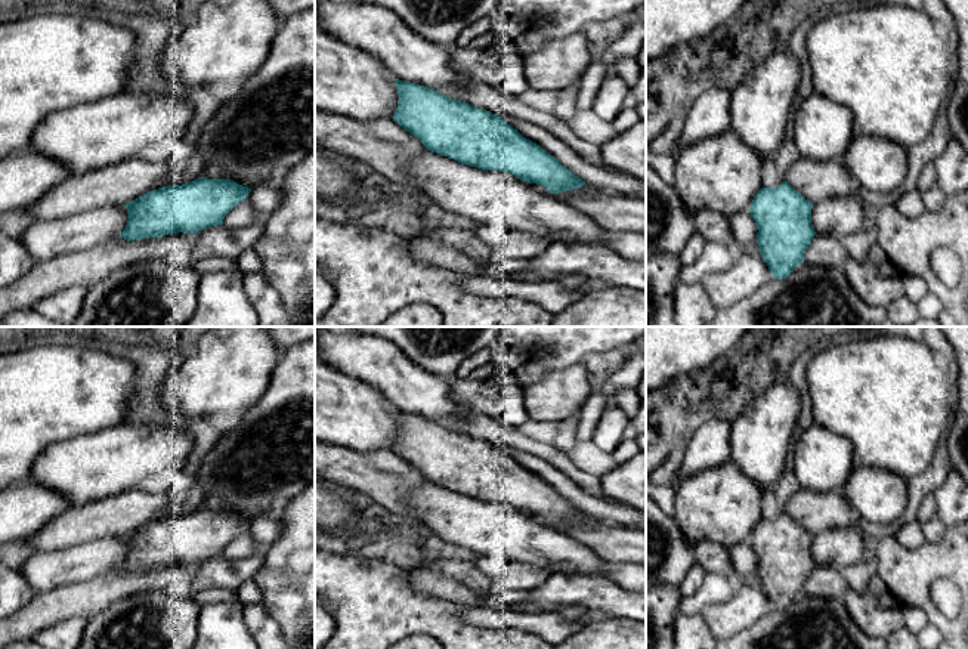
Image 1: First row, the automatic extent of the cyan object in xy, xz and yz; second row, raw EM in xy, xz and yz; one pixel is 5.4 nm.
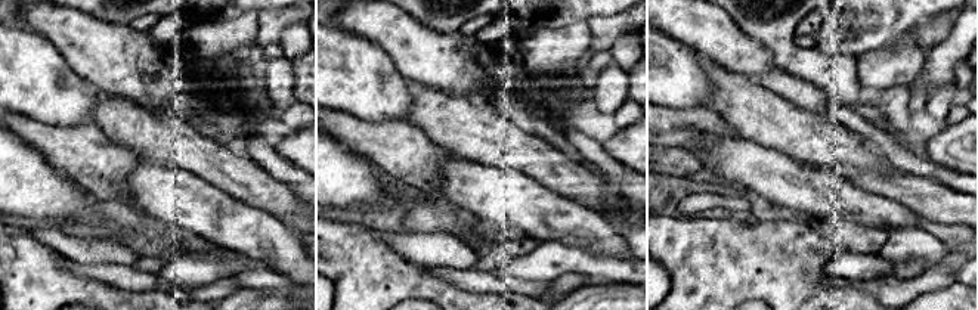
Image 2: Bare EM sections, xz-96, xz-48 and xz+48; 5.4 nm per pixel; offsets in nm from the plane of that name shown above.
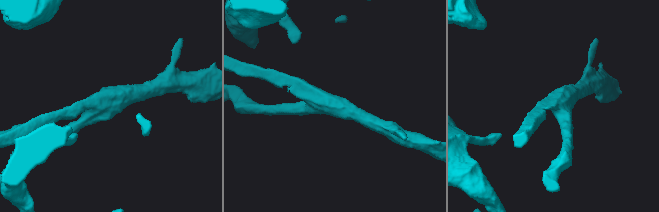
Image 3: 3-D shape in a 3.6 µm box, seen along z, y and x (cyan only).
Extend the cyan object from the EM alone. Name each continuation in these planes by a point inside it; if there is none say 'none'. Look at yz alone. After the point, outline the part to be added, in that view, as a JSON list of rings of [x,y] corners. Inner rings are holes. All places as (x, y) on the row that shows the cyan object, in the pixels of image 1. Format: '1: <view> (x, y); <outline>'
1: yz (825, 250); [[[816,234],[804,253],[804,262],[810,266],[842,266],[848,254],[838,238]]]

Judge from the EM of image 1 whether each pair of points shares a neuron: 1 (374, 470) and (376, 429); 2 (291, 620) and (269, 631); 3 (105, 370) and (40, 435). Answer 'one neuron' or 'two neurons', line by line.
1: two neurons
2: two neurons
3: one neuron

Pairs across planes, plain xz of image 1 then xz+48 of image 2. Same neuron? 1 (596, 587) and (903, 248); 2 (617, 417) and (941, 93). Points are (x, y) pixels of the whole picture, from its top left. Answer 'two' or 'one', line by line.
1: one
2: one

